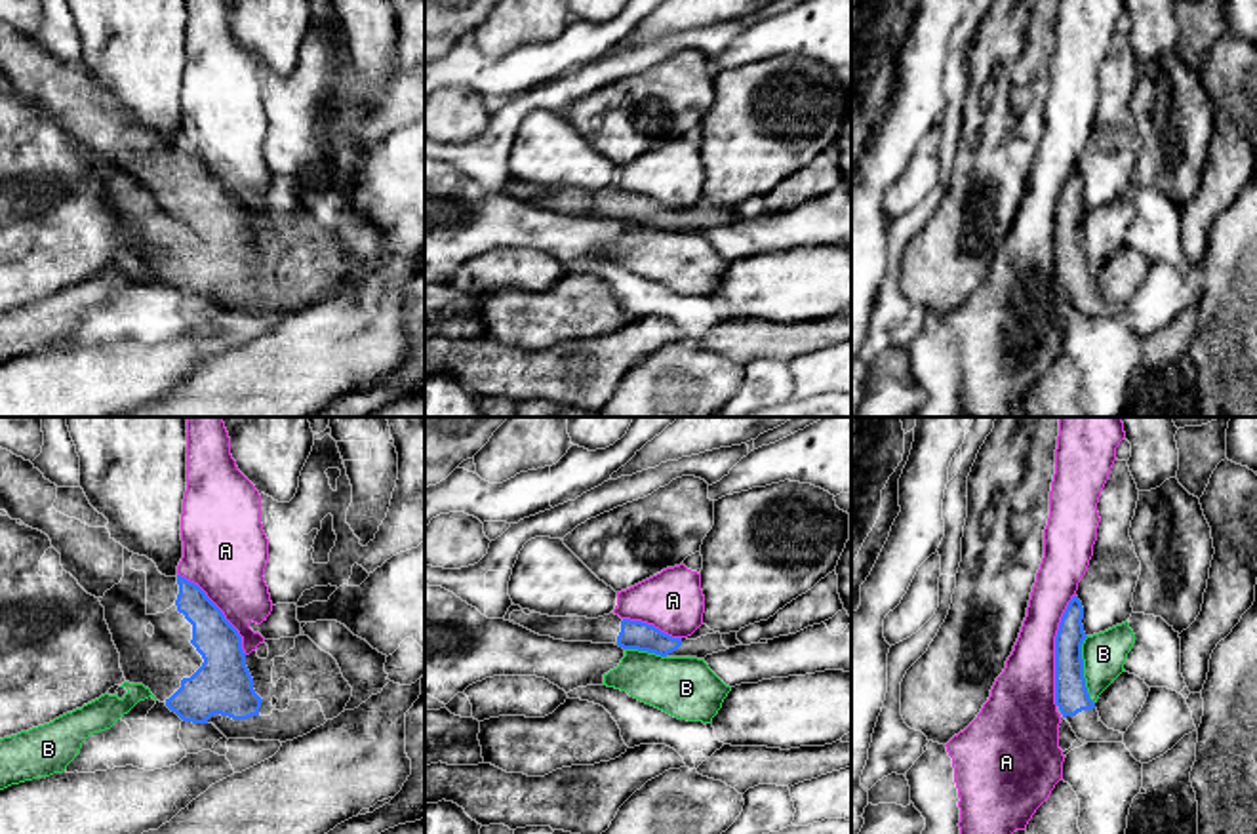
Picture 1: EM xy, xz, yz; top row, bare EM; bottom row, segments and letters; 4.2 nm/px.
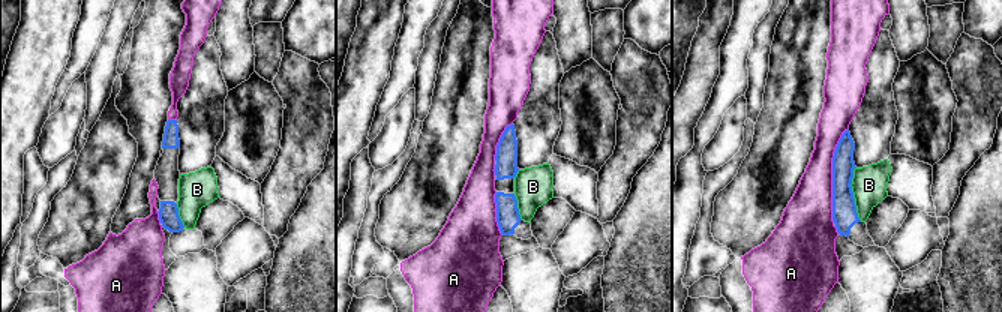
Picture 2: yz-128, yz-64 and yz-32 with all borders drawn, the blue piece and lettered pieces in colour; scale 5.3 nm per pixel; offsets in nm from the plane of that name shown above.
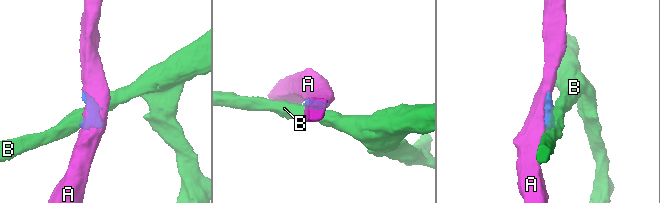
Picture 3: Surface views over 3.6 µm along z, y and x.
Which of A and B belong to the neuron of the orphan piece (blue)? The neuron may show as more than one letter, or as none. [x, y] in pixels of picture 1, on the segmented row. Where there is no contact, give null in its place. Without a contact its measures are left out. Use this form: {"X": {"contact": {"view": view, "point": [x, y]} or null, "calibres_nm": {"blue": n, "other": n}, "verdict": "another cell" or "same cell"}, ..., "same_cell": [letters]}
{"A": {"contact": {"view": "yz", "point": [1056, 650]}, "calibres_nm": {"blue": 140, "other": 280}, "verdict": "another cell"}, "B": {"contact": {"view": "yz", "point": [1082, 671]}, "calibres_nm": {"blue": 140, "other": 180}, "verdict": "another cell"}, "same_cell": []}

